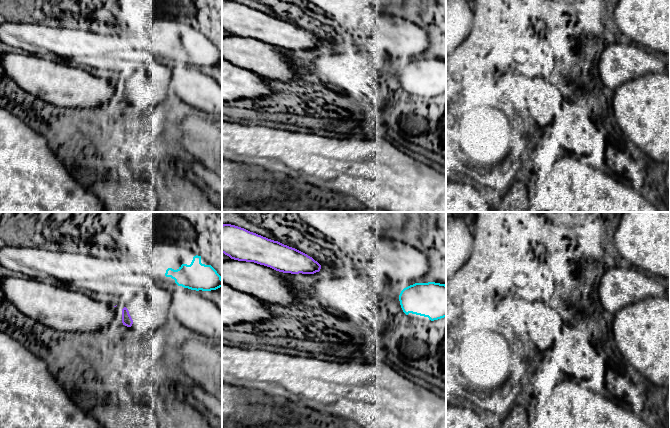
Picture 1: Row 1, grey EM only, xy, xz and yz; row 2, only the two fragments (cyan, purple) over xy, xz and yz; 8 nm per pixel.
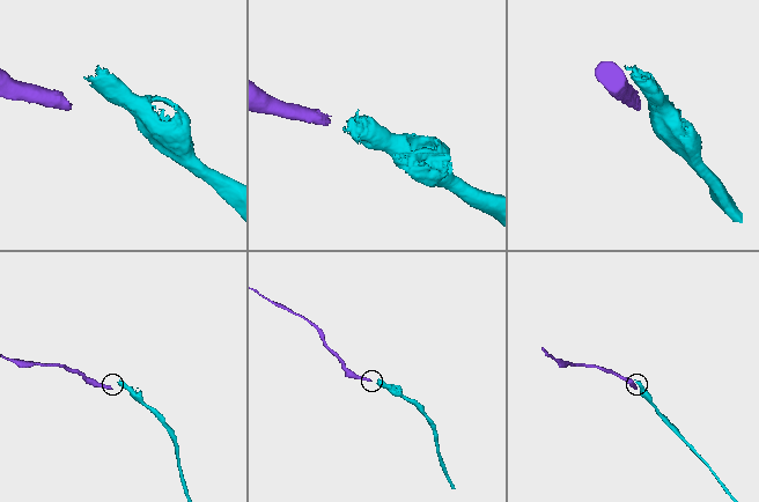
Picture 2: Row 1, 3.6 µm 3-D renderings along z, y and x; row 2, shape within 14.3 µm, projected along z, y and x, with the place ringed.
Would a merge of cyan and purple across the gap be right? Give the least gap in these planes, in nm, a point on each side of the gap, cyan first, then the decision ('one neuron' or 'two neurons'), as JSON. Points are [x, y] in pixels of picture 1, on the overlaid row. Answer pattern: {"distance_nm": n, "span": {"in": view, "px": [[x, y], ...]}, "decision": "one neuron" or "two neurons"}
{"distance_nm": 400, "span": {"in": "xy", "px": [[165, 275], [127, 309]]}, "decision": "two neurons"}

